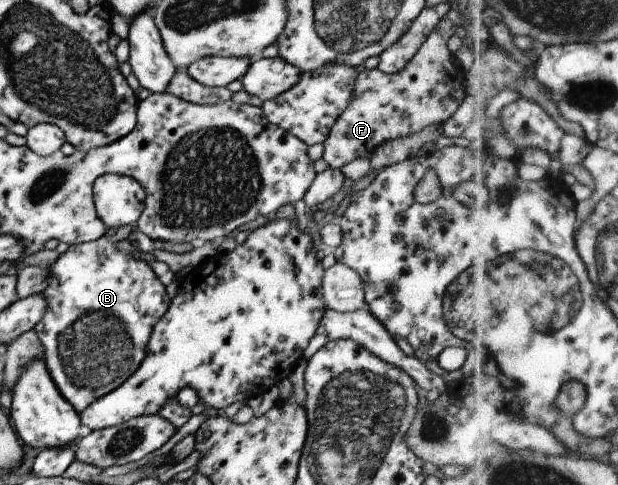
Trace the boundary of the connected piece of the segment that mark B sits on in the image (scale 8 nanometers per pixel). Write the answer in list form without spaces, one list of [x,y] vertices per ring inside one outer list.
[[[105,235],[97,240],[82,242],[81,244],[69,244],[68,249],[61,253],[50,266],[51,278],[49,286],[43,289],[47,308],[45,314],[40,321],[33,327],[32,331],[36,331],[36,335],[43,347],[42,359],[48,370],[52,383],[56,386],[58,393],[72,406],[72,409],[79,414],[83,409],[86,409],[95,399],[106,395],[109,391],[116,389],[127,377],[130,377],[134,370],[139,366],[145,354],[145,347],[149,340],[149,335],[153,330],[153,325],[166,313],[170,299],[166,296],[164,286],[154,273],[148,267],[145,261],[134,259],[122,251],[116,250],[113,243],[107,241]]]

